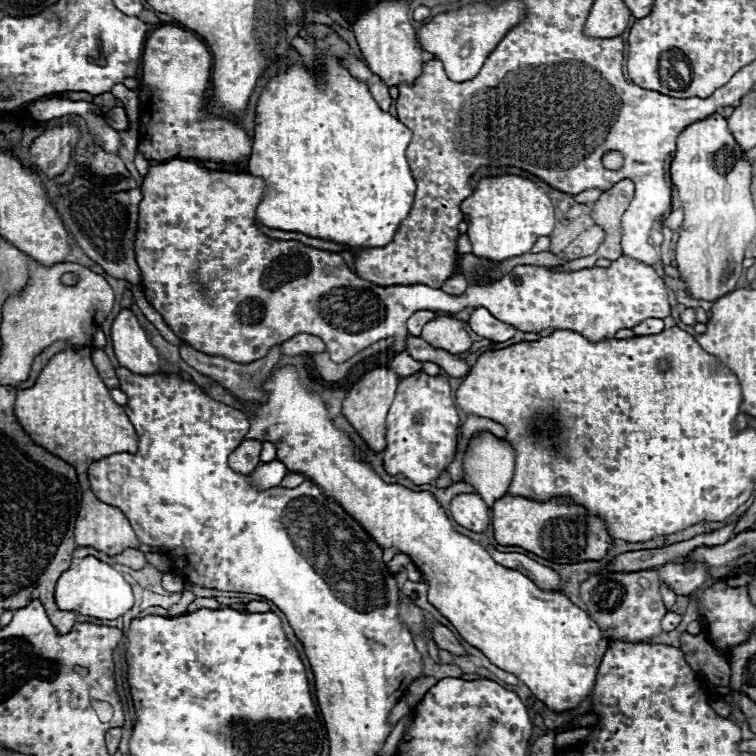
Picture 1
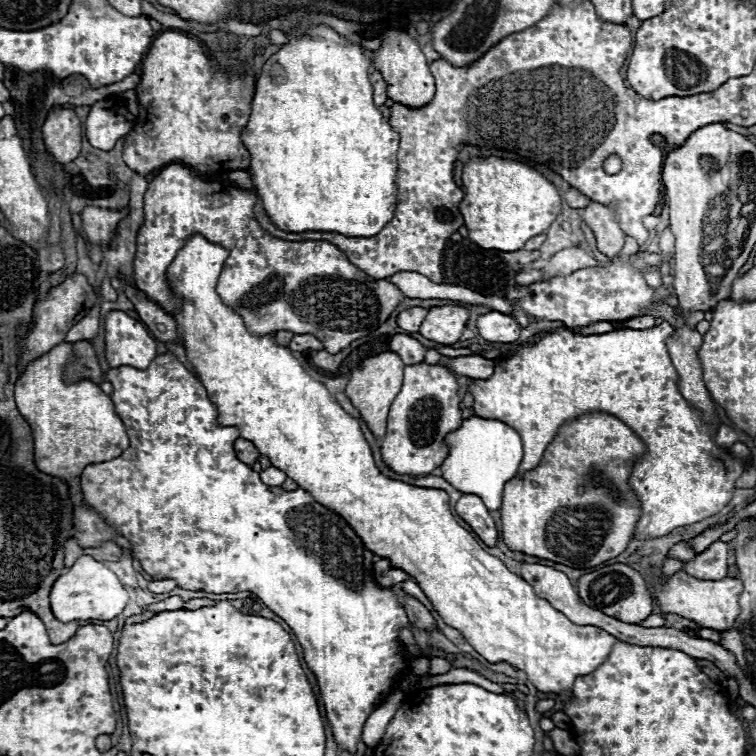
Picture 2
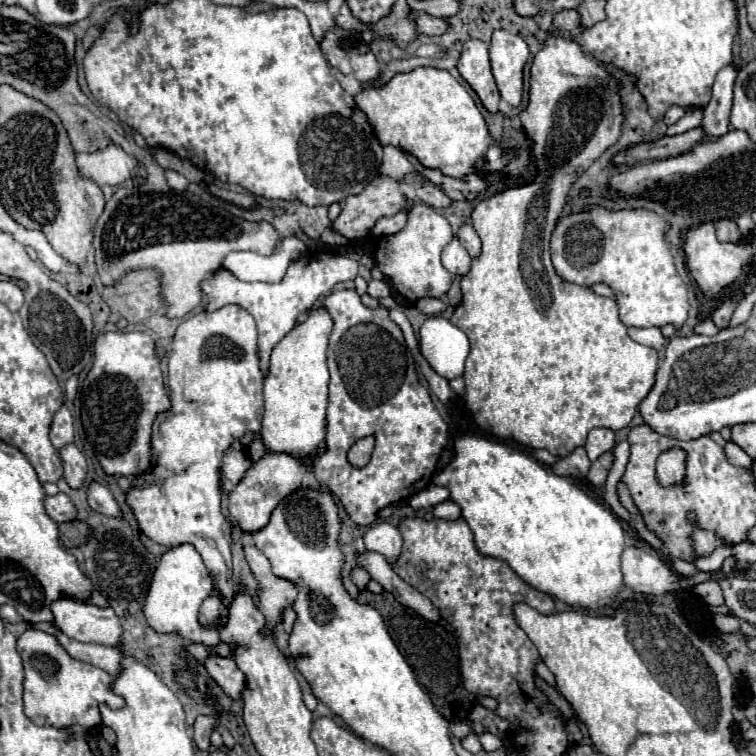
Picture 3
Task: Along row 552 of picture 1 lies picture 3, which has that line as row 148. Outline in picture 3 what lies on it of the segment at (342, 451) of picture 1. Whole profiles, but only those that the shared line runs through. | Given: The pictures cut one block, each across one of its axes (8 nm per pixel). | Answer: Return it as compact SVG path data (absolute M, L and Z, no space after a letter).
M416 68L408 74L396 74L392 82L382 88L366 88L356 96L358 108L368 116L368 122L376 128L376 136L382 146L392 144L414 154L424 166L438 168L442 174L452 178L466 178L476 170L476 160L486 156L492 144L486 118L476 106L470 92L446 70L436 68Z

